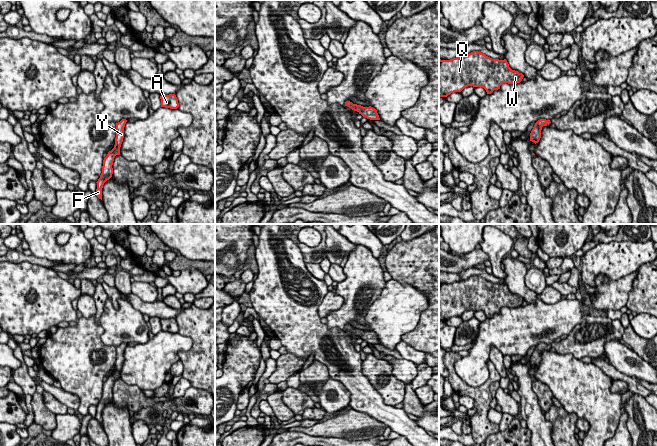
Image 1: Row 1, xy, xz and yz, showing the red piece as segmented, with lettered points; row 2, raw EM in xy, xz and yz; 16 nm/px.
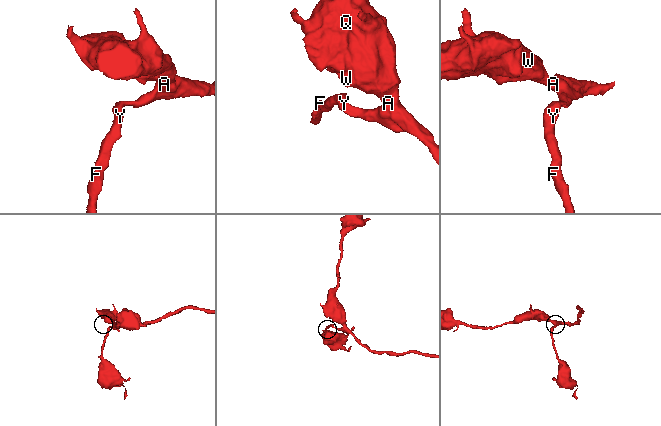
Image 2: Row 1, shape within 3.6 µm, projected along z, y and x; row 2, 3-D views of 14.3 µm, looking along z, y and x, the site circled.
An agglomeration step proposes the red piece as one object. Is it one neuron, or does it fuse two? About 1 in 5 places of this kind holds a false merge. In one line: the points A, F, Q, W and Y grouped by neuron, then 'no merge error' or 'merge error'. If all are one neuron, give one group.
A F Q W Y | no merge error

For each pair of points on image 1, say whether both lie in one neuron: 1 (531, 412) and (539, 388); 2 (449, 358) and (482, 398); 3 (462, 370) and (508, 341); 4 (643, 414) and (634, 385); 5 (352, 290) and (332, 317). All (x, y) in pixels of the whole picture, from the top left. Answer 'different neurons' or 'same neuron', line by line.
1: different neurons
2: same neuron
3: same neuron
4: different neurons
5: same neuron

